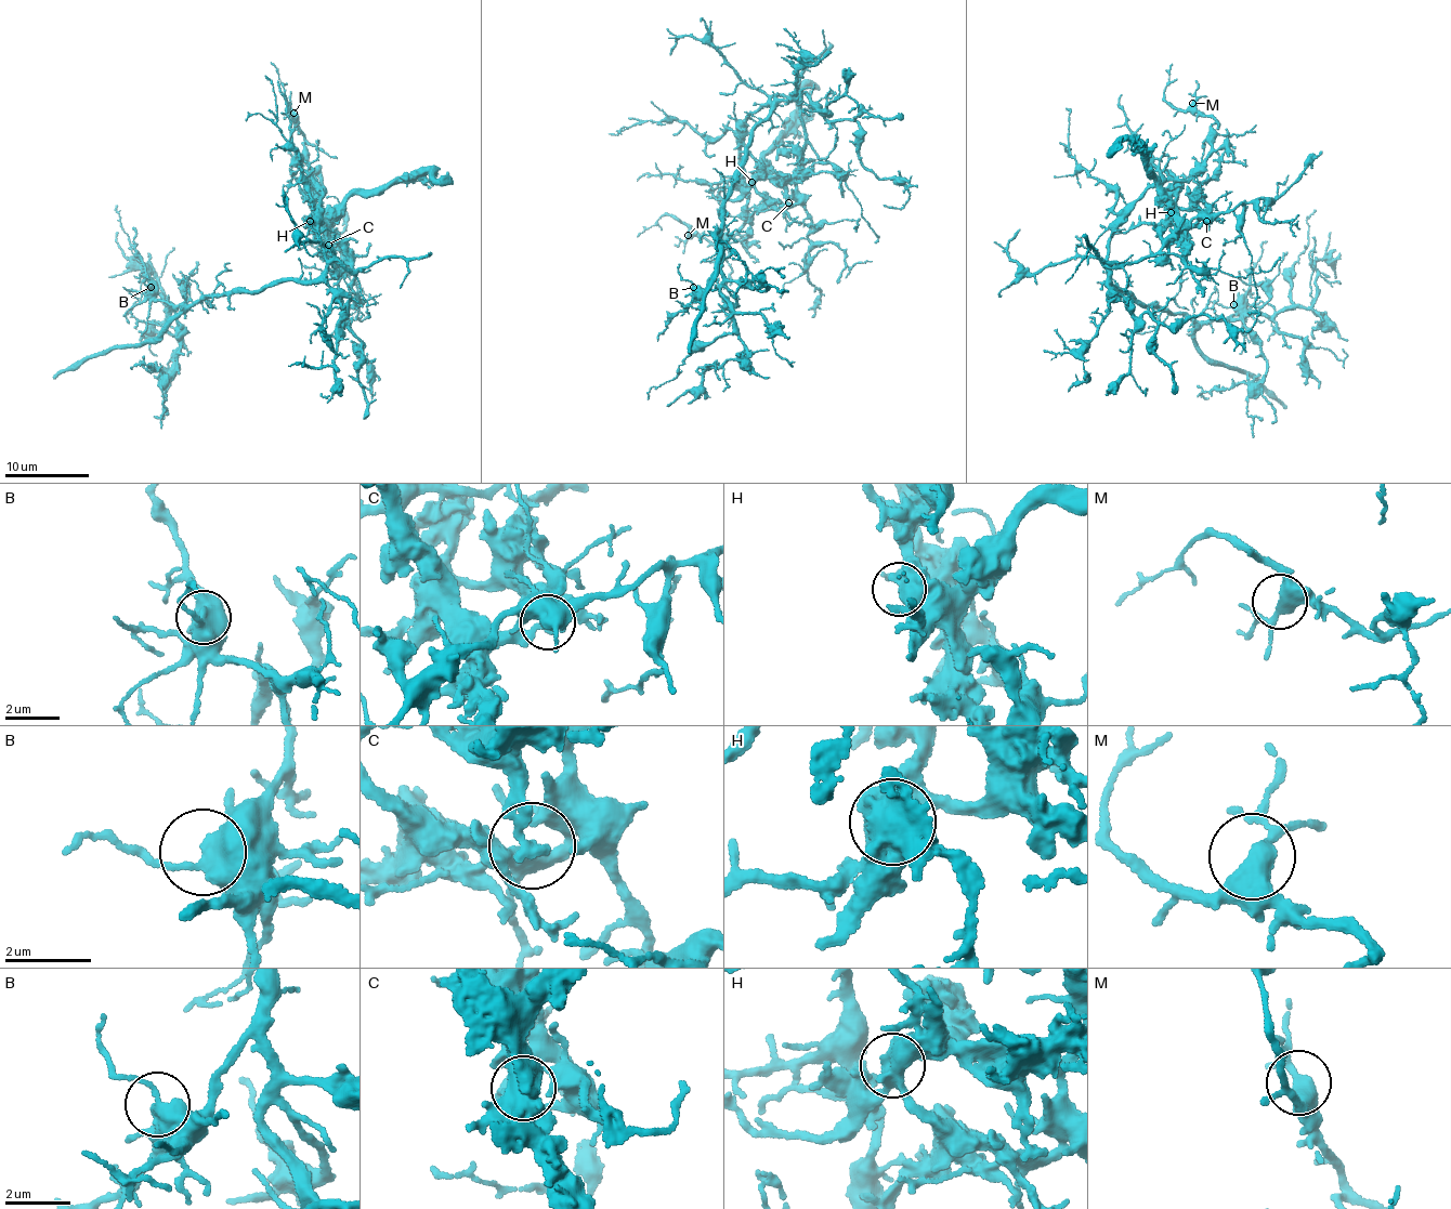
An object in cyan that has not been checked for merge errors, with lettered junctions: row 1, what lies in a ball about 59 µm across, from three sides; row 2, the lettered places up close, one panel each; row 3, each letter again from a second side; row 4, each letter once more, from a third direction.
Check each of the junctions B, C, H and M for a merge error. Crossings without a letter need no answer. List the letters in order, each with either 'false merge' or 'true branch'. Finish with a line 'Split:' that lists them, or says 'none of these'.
B: true branch
C: false merge
H: true branch
M: true branch
Split: C

